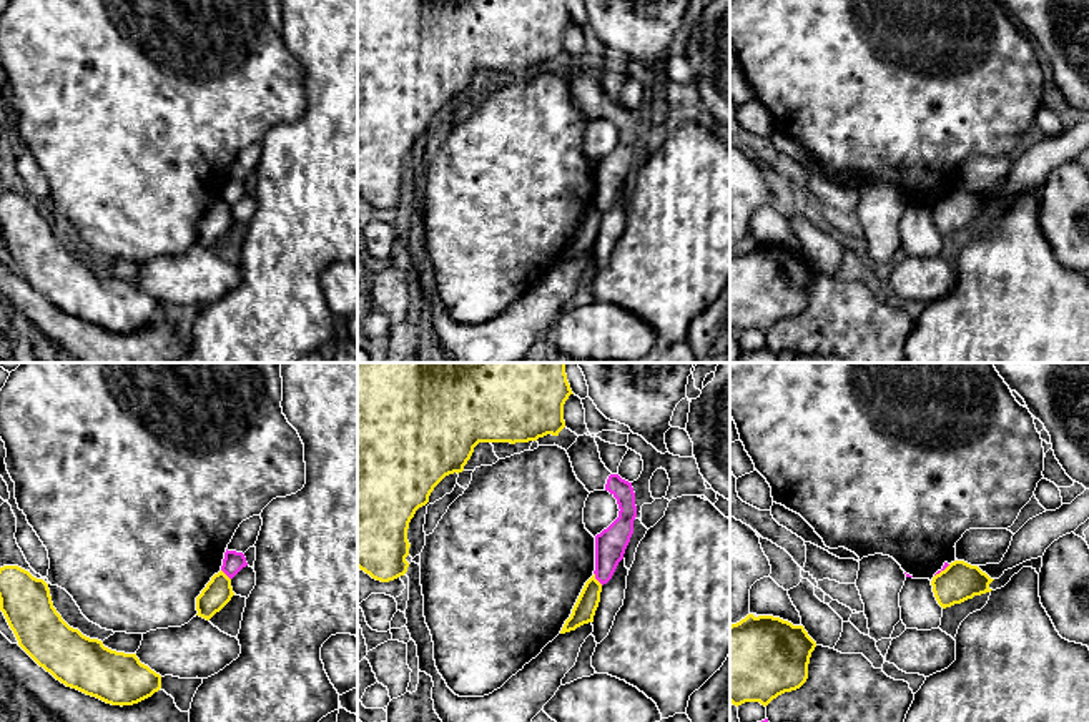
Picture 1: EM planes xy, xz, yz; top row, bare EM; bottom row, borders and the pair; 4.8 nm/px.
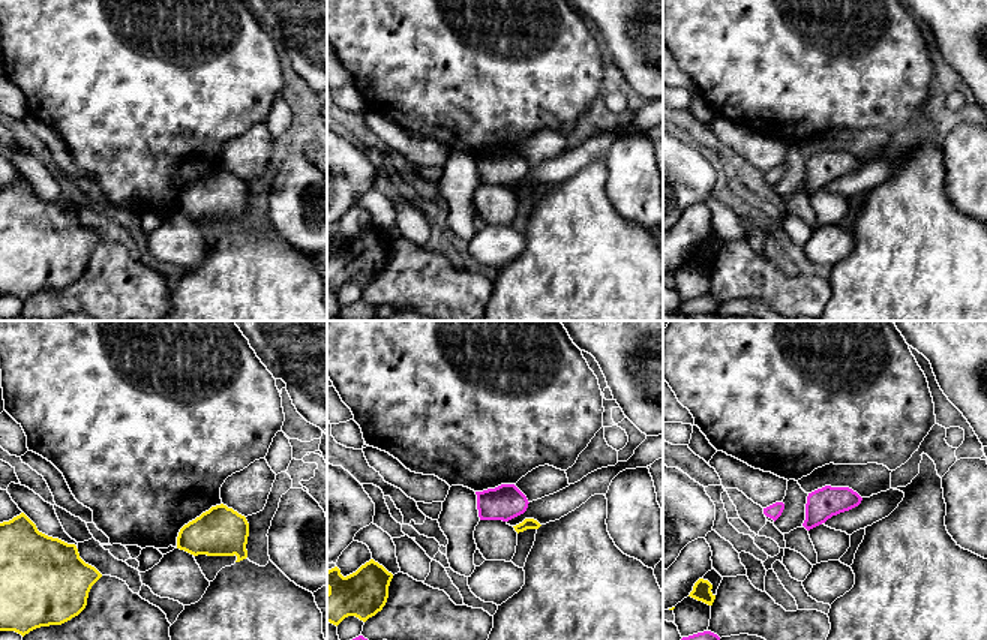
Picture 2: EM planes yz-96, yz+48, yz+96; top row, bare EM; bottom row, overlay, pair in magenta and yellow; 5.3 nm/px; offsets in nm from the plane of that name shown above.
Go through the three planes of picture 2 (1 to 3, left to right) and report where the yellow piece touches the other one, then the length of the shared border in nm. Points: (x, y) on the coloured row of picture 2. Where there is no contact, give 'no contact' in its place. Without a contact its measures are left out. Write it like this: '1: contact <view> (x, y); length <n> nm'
1: no contact
2: no contact
3: no contact

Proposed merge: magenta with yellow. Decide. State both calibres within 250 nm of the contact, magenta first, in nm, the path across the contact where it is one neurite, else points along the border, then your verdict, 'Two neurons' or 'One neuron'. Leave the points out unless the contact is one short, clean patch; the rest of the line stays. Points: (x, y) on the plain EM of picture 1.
Thickness 150 nm (magenta) against 110 nm. Boundary: xz (594, 200), (602, 212). Two neurons

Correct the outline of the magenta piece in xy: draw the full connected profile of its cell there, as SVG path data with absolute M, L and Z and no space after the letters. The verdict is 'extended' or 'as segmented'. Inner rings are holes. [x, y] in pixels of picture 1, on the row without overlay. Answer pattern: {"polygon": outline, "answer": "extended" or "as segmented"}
{"polygon": "M228 178L224 180L221 198L233 206L243 195L246 195L246 185L243 180Z", "answer": "as segmented"}

